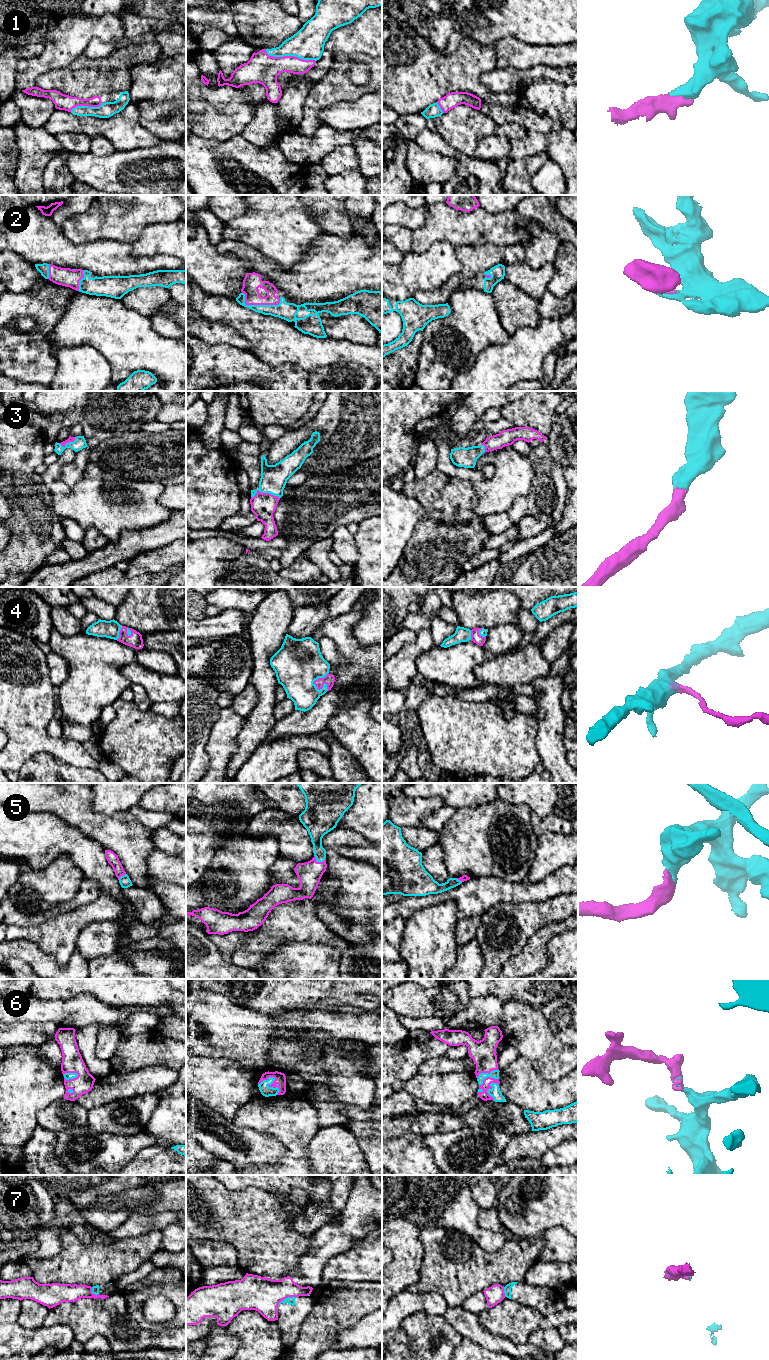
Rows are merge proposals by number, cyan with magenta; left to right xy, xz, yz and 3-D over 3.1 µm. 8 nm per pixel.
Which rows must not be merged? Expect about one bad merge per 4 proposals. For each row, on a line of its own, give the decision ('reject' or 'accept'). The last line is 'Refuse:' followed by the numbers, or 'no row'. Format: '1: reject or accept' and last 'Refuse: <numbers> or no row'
1: accept
2: accept
3: accept
4: accept
5: accept
6: accept
7: reject
Refuse: 7

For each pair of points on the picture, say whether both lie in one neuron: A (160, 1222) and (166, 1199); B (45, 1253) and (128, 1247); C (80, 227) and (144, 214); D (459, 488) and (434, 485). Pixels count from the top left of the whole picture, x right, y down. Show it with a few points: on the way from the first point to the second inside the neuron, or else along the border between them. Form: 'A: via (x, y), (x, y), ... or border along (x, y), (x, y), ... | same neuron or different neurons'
A: border along (175, 1212), (162, 1211), (151, 1215), (140, 1214) | different neurons
B: border along (65, 1229), (61, 1250), (37, 1259) | different neurons
C: via (96, 223), (114, 214), (128, 214) | same neuron
D: via (453, 488), (440, 488) | same neuron

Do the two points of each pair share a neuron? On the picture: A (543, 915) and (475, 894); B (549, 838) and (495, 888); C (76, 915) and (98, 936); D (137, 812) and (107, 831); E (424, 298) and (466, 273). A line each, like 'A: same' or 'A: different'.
A: different
B: different
C: different
D: different
E: same

